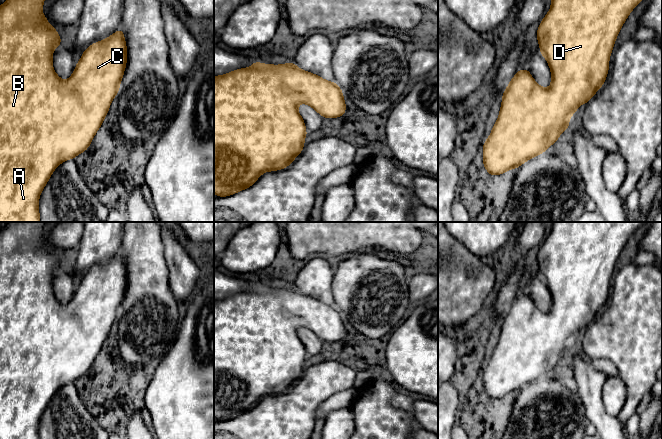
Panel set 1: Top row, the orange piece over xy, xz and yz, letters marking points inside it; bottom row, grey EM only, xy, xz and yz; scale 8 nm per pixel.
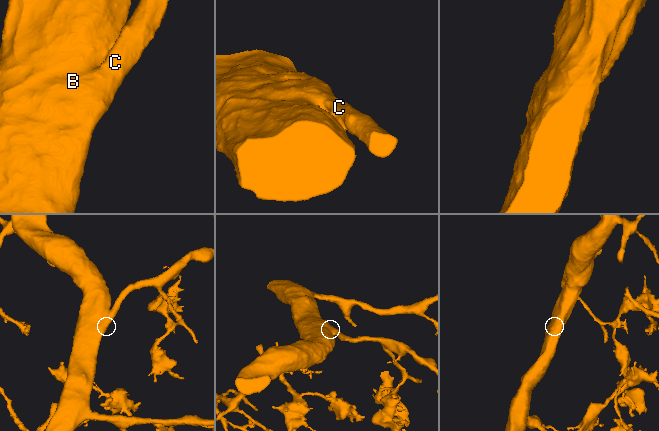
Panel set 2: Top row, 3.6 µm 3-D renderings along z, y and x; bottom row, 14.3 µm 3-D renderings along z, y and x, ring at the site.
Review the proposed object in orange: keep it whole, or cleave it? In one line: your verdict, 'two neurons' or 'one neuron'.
one neuron

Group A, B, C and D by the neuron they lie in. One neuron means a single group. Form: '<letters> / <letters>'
A B C D

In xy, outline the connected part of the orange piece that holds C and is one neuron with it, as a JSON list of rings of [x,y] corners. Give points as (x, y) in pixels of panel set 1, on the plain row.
[[[8,222],[8,224],[4,228],[0,229],[0,439],[39,439],[39,420],[41,419],[43,412],[46,410],[48,404],[50,403],[52,397],[54,396],[54,394],[58,389],[60,389],[62,386],[67,385],[68,383],[75,383],[77,379],[85,376],[87,372],[90,370],[96,356],[101,351],[103,344],[105,343],[105,340],[107,339],[110,333],[109,330],[112,327],[112,324],[119,316],[120,307],[127,287],[127,271],[124,262],[124,257],[122,255],[122,252],[120,252],[118,255],[110,259],[105,264],[101,264],[100,266],[95,266],[92,269],[90,269],[82,277],[81,283],[79,284],[78,287],[76,287],[75,294],[73,298],[70,300],[70,302],[66,305],[63,305],[55,297],[52,287],[52,280],[54,273],[58,270],[61,270],[61,261],[58,259],[58,256],[56,255],[54,250],[48,247],[47,241],[45,241],[42,238],[44,225],[45,222]]]

